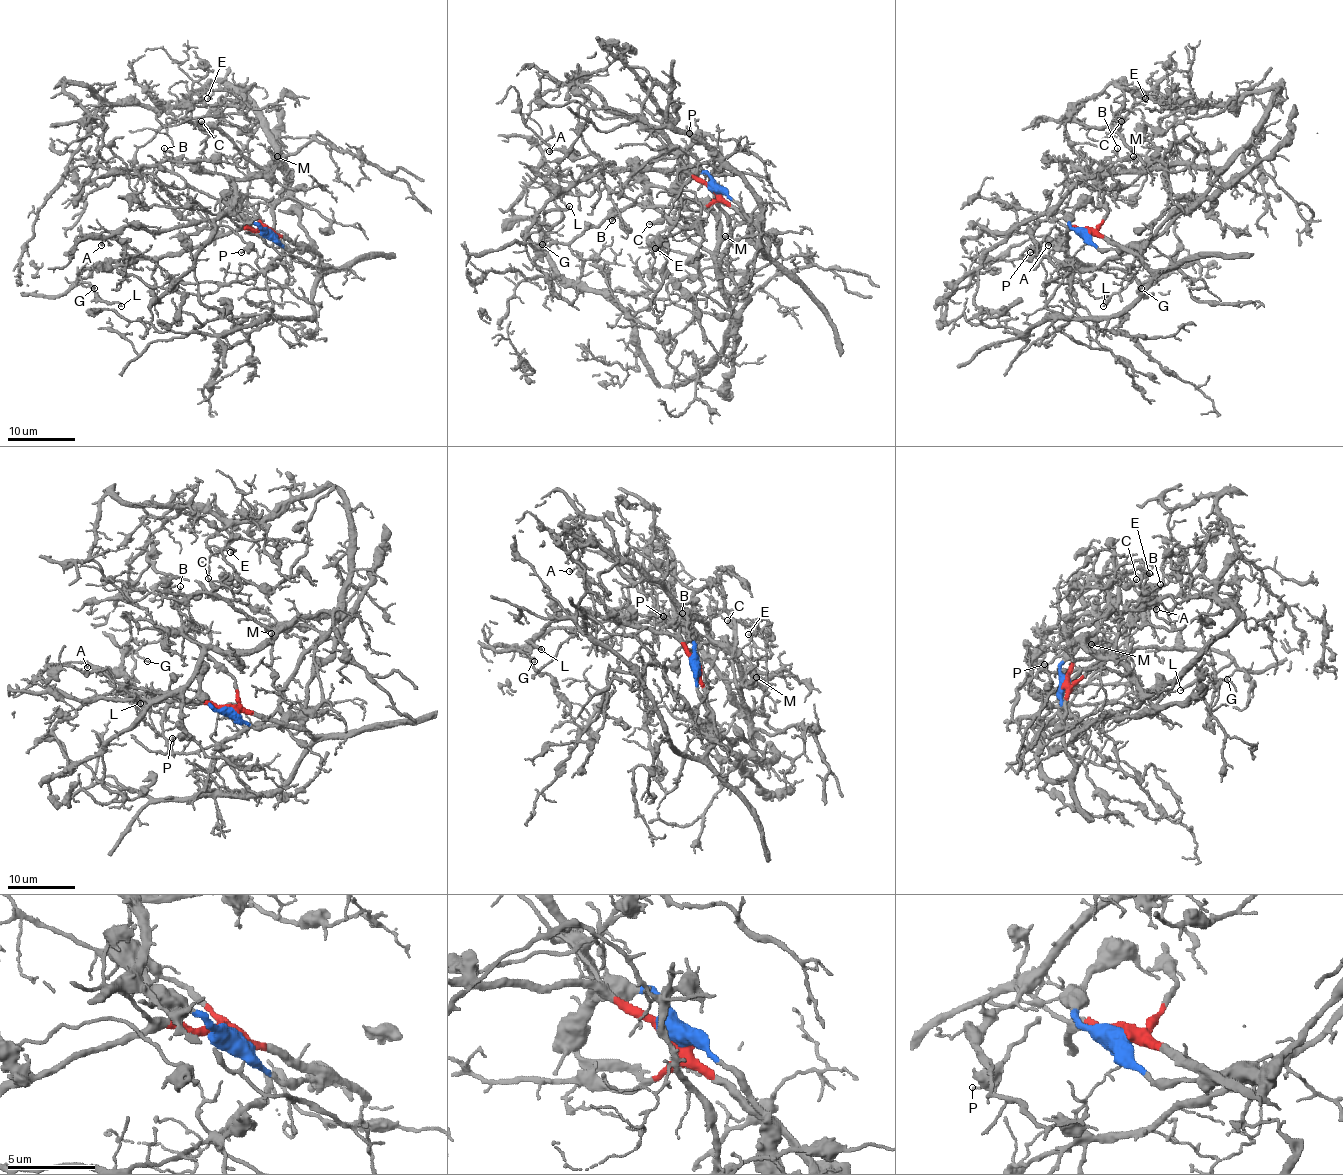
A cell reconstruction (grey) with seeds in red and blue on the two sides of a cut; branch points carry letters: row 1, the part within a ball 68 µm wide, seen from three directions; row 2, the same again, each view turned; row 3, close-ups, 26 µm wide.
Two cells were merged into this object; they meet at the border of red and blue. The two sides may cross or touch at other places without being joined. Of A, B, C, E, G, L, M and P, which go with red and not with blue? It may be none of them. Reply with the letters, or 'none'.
A, B, G, L, P

